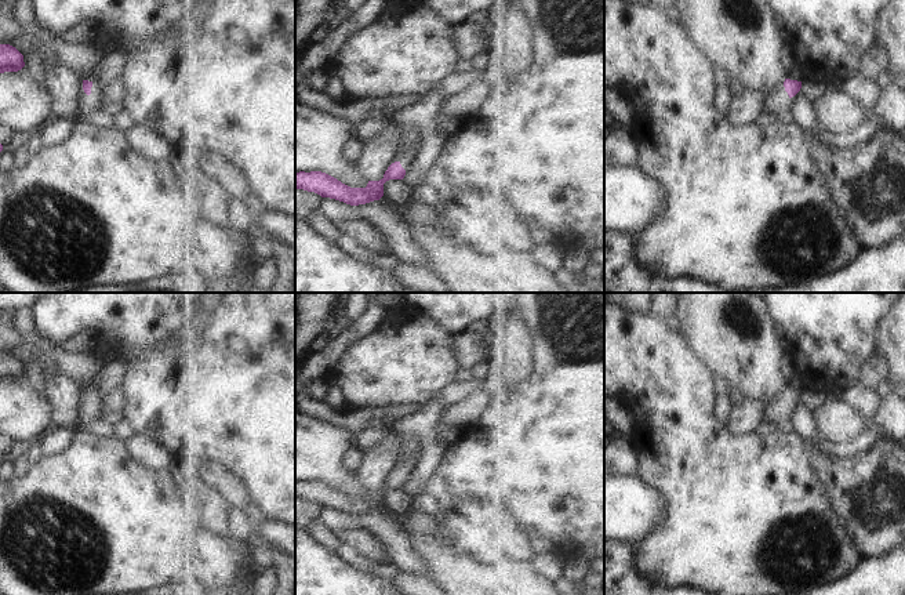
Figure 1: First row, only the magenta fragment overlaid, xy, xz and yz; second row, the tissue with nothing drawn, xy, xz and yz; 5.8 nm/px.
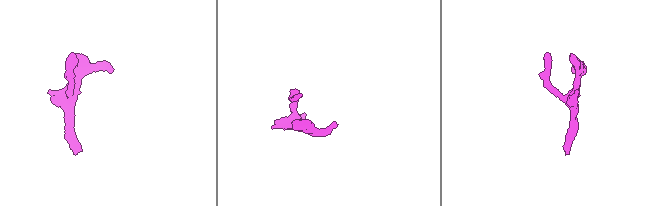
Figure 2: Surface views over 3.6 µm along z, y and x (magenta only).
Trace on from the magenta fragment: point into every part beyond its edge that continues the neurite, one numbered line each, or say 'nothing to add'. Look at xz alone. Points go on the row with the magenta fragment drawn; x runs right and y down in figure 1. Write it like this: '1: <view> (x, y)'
1: xz (406, 158)

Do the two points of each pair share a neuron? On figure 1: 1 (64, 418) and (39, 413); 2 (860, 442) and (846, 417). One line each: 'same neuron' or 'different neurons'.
1: different neurons
2: different neurons

